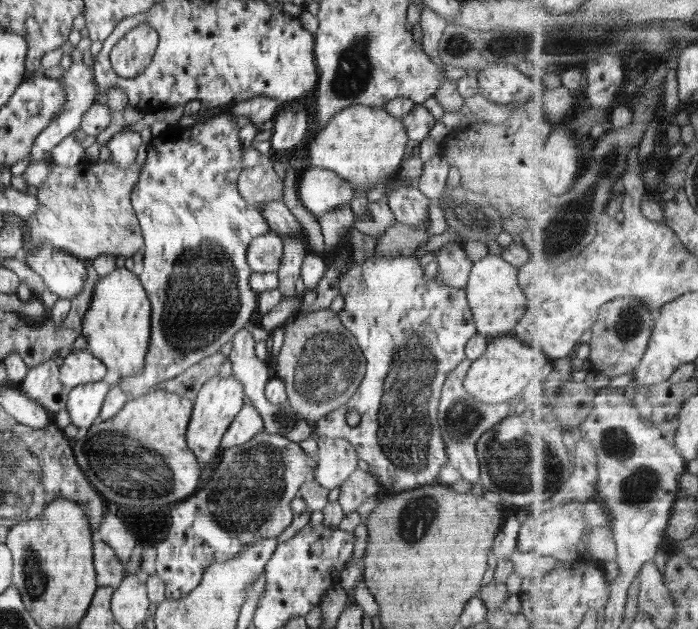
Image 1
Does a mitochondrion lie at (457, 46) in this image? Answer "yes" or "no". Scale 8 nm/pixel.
yes

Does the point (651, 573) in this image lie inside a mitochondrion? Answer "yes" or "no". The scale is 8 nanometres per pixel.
no

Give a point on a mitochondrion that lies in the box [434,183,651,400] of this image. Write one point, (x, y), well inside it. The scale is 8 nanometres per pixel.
(468, 215)

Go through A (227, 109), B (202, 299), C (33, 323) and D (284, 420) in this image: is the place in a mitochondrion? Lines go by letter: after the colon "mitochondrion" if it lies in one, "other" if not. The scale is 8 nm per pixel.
A: other
B: mitochondrion
C: other
D: mitochondrion

